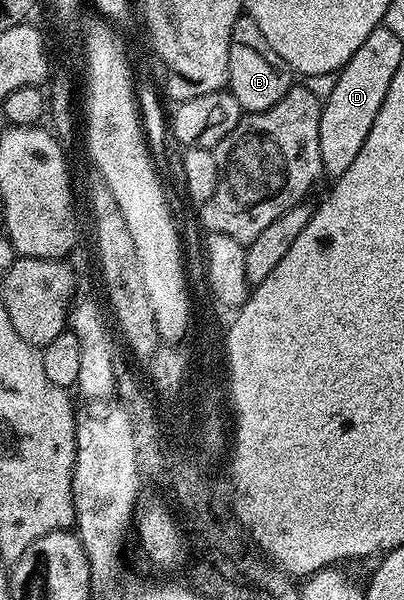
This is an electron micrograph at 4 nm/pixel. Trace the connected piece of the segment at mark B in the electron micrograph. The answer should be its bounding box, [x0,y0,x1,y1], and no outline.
[227,16,293,114]

